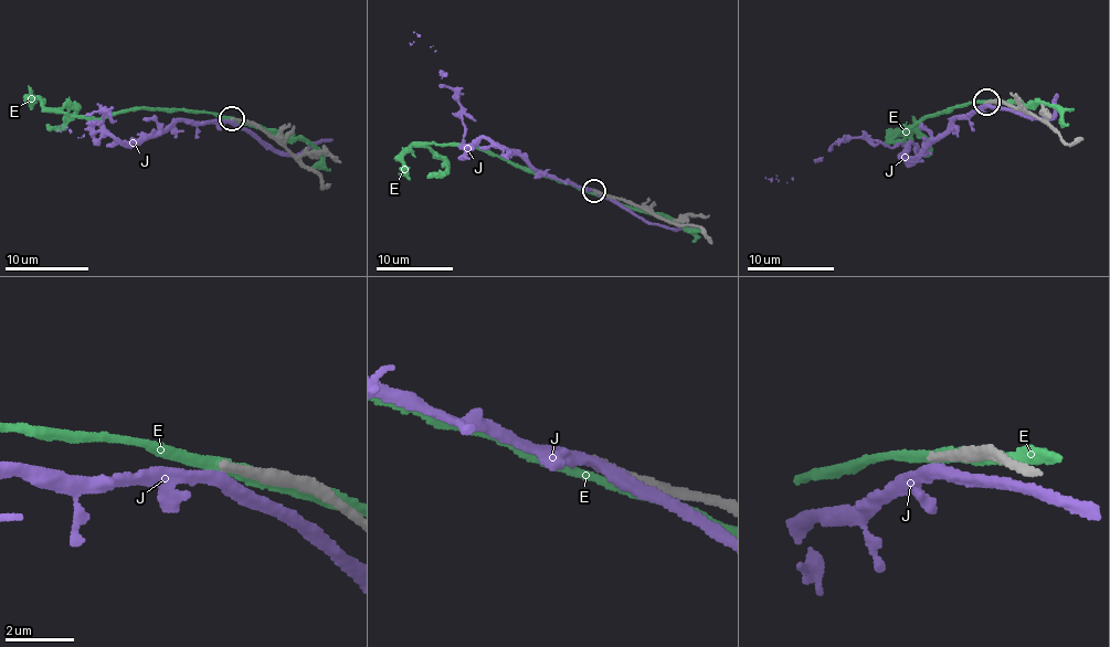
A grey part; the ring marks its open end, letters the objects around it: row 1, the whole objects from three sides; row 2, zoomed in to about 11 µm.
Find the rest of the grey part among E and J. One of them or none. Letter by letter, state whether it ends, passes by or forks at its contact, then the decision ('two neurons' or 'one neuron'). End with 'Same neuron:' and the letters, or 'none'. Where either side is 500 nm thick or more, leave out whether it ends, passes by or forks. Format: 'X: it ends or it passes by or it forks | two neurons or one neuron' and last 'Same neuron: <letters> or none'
E: it passes by | two neurons
J: it passes by | two neurons
Same neuron: none

